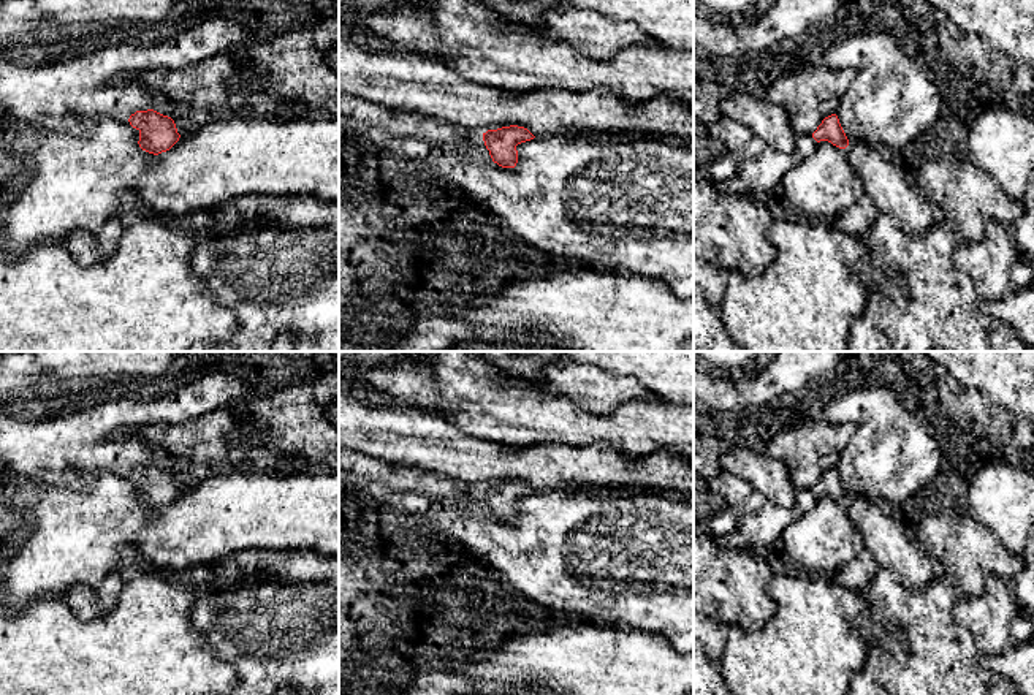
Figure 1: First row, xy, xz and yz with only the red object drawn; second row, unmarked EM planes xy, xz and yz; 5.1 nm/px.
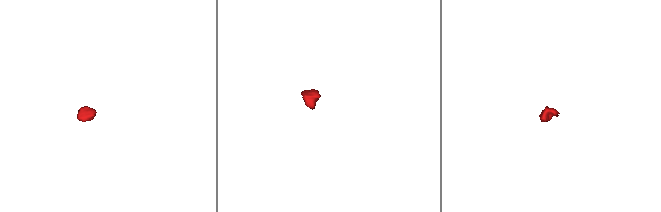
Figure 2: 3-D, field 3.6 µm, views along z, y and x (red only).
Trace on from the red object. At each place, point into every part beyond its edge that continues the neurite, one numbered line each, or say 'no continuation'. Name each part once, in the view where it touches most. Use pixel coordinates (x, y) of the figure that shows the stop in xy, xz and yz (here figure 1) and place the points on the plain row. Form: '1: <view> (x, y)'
1: yz (760, 529)

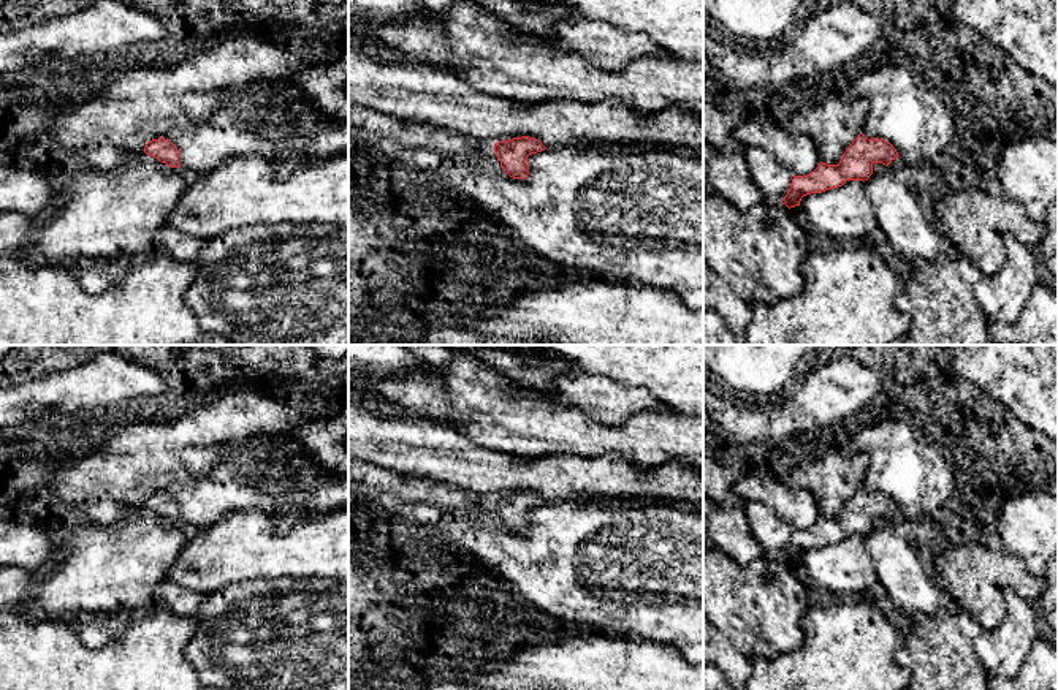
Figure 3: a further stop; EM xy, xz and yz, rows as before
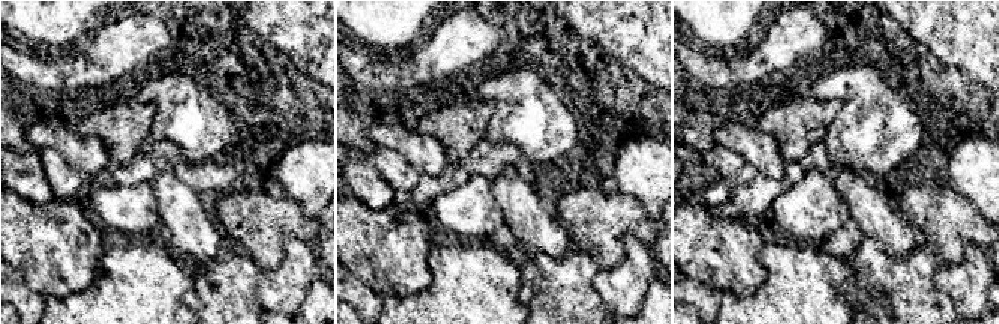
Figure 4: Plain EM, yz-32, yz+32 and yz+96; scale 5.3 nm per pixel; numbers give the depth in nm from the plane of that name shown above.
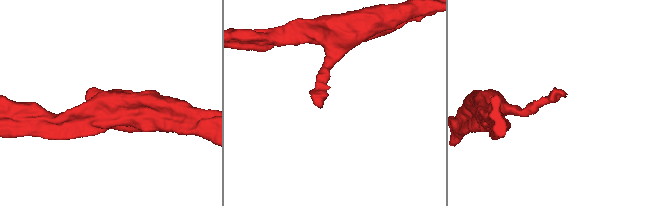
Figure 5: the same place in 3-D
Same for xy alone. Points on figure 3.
no continuation

